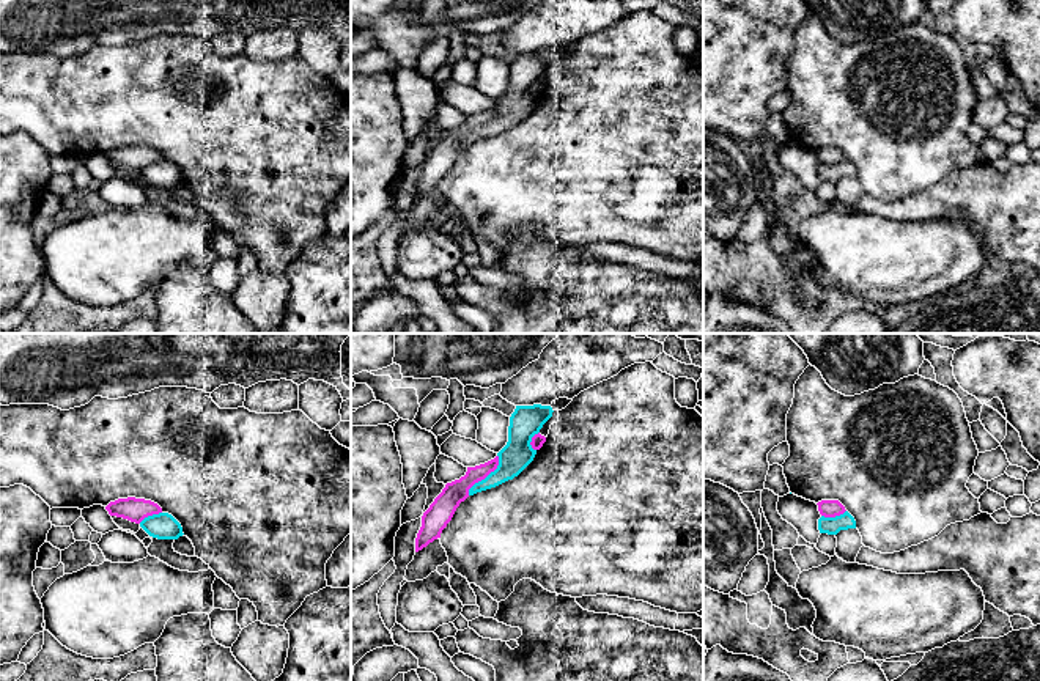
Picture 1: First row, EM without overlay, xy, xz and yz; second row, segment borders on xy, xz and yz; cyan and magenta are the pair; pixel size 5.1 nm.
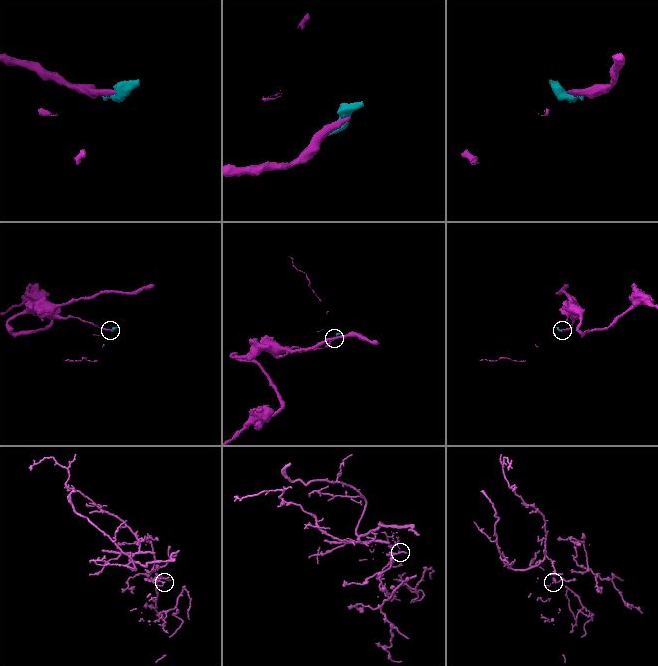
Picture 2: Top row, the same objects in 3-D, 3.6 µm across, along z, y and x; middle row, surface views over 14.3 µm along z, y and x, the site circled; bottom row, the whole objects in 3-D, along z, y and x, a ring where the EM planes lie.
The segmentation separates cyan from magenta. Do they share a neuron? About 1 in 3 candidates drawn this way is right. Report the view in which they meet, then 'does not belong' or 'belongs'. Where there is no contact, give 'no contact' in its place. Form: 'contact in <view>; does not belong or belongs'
contact in xz; does not belong

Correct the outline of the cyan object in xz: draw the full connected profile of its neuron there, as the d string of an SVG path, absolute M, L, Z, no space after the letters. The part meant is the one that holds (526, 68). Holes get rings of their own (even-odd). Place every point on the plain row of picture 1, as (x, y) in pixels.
M516 53L510 64L508 90L497 101L499 113L485 127L469 137L469 143L496 135L518 124L535 105L537 98L530 90L543 72L552 64L551 53Z

